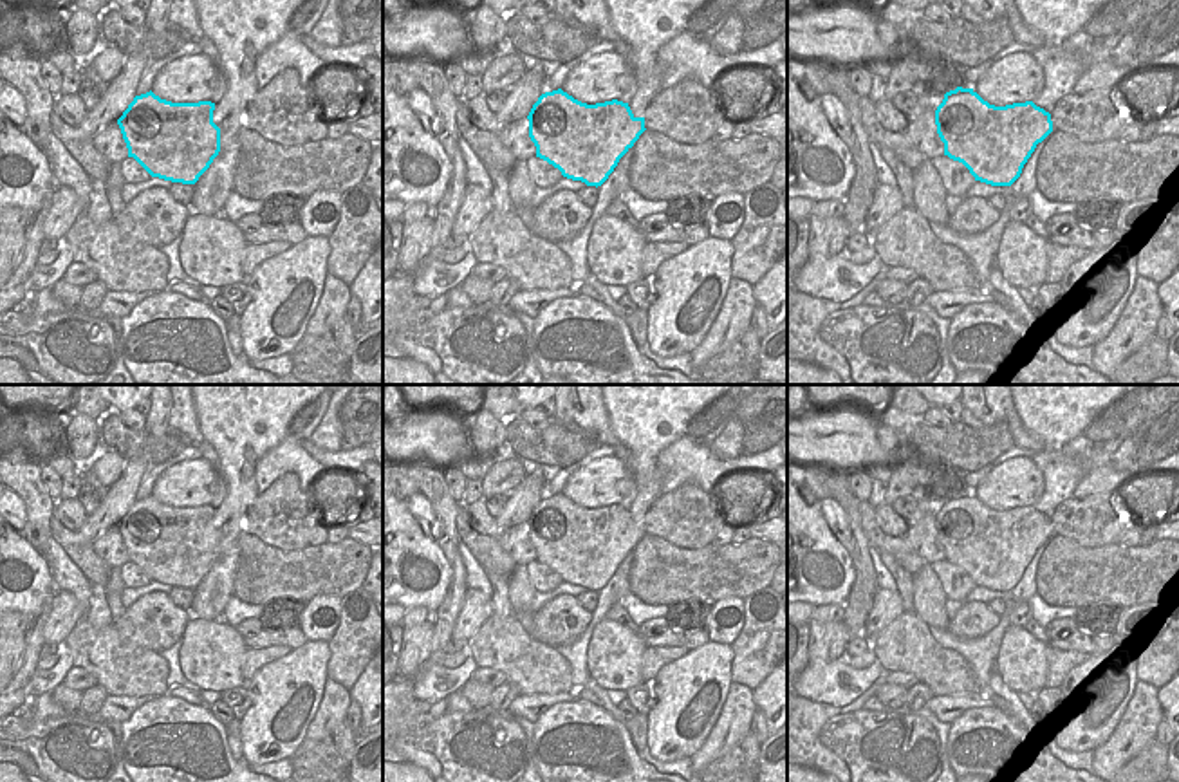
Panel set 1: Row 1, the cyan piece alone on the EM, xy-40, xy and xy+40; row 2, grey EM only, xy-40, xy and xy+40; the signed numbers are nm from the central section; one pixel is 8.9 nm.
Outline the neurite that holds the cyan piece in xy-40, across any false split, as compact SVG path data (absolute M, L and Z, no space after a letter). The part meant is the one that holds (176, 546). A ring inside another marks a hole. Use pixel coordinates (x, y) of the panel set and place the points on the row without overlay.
M152 495L135 500L117 524L128 562L152 582L195 589L220 556L215 507L172 507Z

